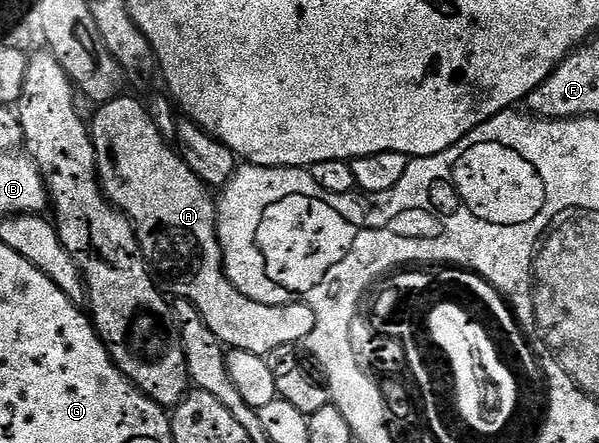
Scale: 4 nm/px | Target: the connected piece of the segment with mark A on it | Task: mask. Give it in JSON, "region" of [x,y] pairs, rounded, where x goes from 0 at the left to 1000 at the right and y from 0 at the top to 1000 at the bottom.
{"region":[[[212,221],[190,223],[160,248],[165,253],[159,271],[149,278],[152,325],[159,339],[159,370],[165,384],[165,418],[172,424],[172,438],[224,503],[232,564],[269,639],[272,628],[270,646],[287,668],[316,677],[329,707],[336,707],[342,734],[356,743],[374,786],[452,806],[457,792],[471,783],[486,783],[504,765],[506,772],[518,767],[526,749],[526,709],[516,686],[487,679],[477,693],[442,688],[409,670],[409,661],[402,661],[402,652],[382,634],[372,605],[372,573],[359,506],[362,458],[354,433],[332,406],[329,391],[309,372],[297,339],[269,309],[262,282],[255,282],[250,248],[240,235],[237,242],[229,226]]]}

